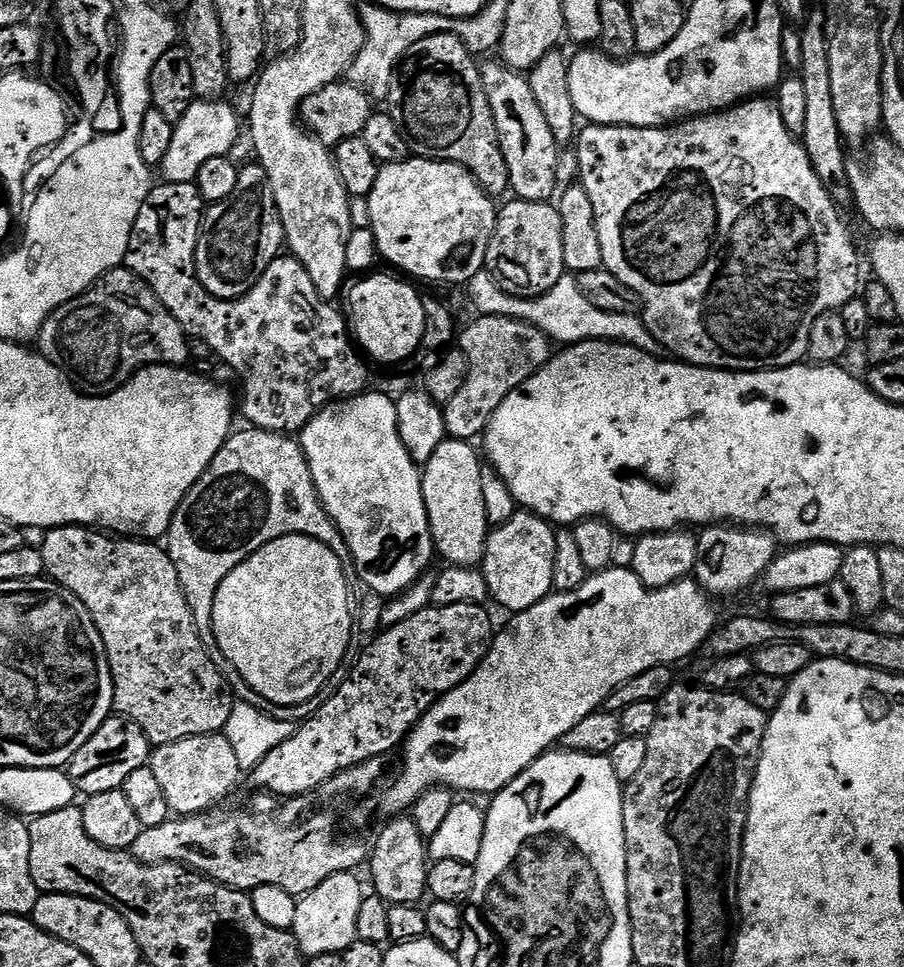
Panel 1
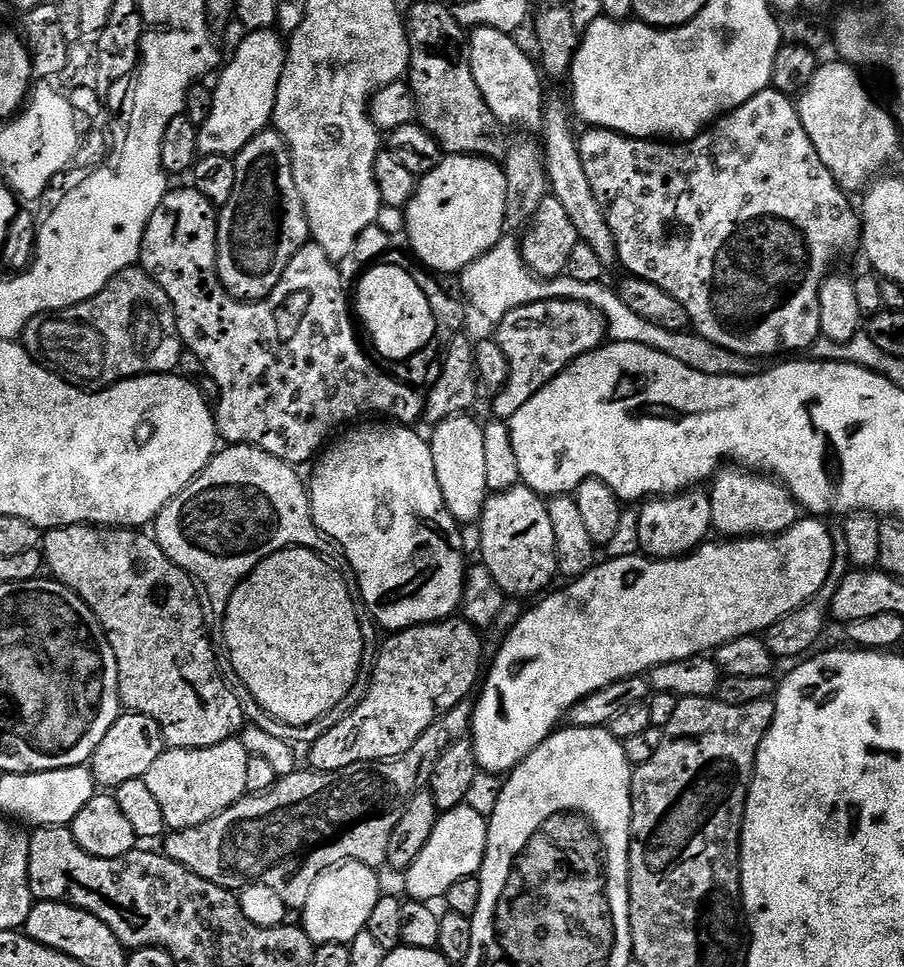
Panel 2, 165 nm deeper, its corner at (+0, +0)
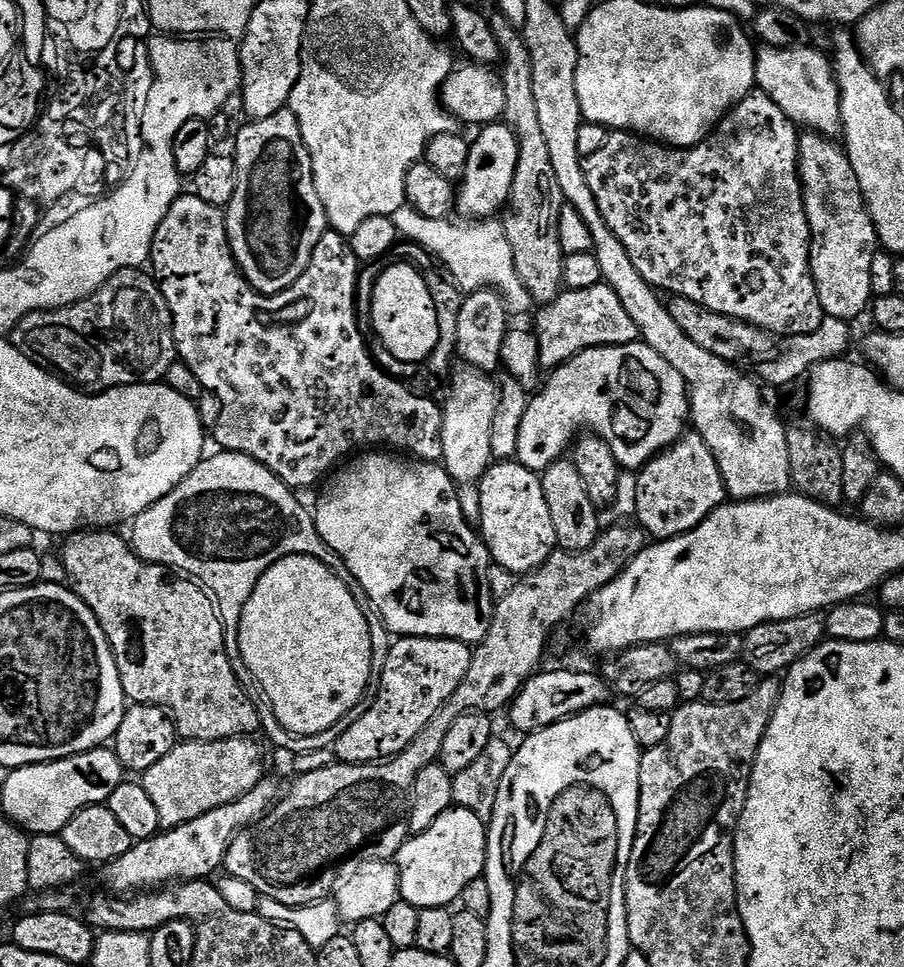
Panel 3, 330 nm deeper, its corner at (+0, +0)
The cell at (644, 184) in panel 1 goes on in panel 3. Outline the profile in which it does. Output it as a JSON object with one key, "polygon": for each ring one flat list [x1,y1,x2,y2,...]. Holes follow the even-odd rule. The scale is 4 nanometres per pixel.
{"polygon":[[753,90,740,104,737,104,719,124,713,127,708,137,693,148,674,148,660,142,653,142,623,130,606,128,602,124,585,123,578,134,578,154,582,162,582,174,586,174,586,186,590,186,594,194,594,202,598,202,598,210,602,210,602,218,606,218,606,226,626,246,626,254,630,254,630,262,646,278,646,282,657,290,672,292,673,297,685,296,718,314,726,314,735,320,758,326,772,333,776,338,789,336,805,336,824,321,824,307,820,304,816,283,812,277,812,267,808,261,812,246,812,231,804,209,804,192,800,189,800,168,798,166,798,150,801,133,791,118,777,106,764,92]]}

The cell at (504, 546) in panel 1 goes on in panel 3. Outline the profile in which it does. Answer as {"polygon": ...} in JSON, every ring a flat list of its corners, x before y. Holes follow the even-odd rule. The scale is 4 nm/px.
{"polygon":[[496,462,478,481,478,487,482,502,482,518,478,531,488,548,489,557,515,574,527,574,542,566,546,558,550,558,550,554,557,551,558,545,554,534,554,522,546,506,546,494,542,494,540,476,518,462]]}

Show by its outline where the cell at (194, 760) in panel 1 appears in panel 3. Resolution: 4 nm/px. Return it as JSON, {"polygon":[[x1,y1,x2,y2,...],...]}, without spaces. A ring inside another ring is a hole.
{"polygon":[[235,736,229,740,180,742,162,758,162,762,154,762,150,770,143,772,142,783,158,809,161,829,177,828,194,818,202,818,202,814,210,814,210,810,218,810,218,806,241,800,247,792,254,790,266,776,264,752,254,741]]}

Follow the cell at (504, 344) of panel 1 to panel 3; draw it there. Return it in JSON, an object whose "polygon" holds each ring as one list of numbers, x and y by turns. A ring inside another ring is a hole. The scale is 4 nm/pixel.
{"polygon":[[603,282,590,286,590,290,561,291,555,300,543,305,539,311,534,331,540,351,540,366,544,370,555,370,591,348,613,348,640,340,634,318,626,314,626,306,622,306,618,294]]}

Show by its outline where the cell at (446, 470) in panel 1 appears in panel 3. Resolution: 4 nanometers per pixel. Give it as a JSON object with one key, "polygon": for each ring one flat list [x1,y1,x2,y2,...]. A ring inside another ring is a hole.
{"polygon":[[480,370,460,372,453,375,452,393,448,401,443,401,444,429,442,430,442,467,457,485,476,484,483,478,493,463,490,450,490,426,496,413,498,388,495,383,487,380]]}

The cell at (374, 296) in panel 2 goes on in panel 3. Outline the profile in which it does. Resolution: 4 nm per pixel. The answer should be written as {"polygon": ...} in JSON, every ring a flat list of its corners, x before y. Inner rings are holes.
{"polygon":[[392,262,378,277,372,294,372,331,396,360,423,365,438,346,438,314,434,314,434,298,426,290,422,274,413,264]]}

